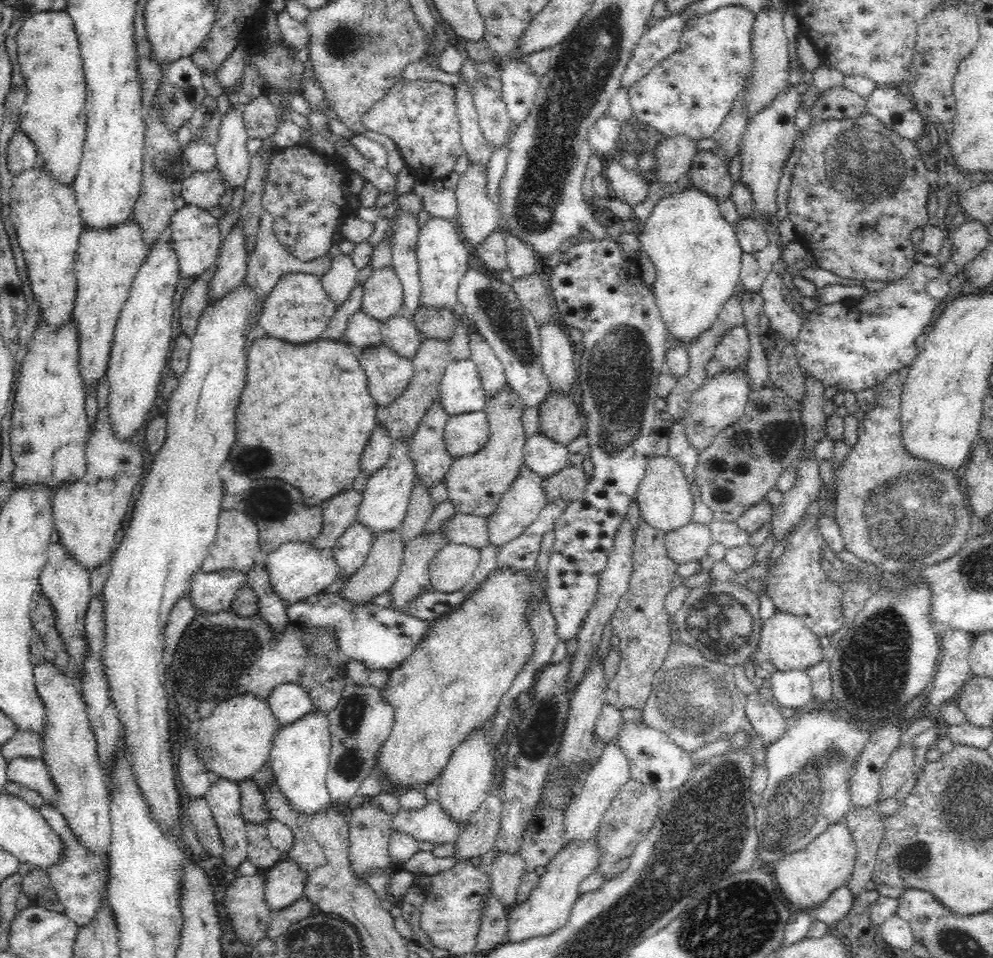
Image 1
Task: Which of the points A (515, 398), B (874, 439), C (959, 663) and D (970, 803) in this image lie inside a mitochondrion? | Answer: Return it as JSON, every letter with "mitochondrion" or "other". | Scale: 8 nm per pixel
{"A":"other","B":"other","C":"other","D":"mitochondrion"}

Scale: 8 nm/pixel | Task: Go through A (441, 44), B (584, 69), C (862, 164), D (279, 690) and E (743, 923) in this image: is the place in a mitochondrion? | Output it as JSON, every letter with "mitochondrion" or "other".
{"A":"other","B":"mitochondrion","C":"mitochondrion","D":"other","E":"mitochondrion"}

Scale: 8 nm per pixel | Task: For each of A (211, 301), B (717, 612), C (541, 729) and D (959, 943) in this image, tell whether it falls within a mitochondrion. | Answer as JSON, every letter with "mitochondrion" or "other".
{"A":"other","B":"mitochondrion","C":"mitochondrion","D":"mitochondrion"}

